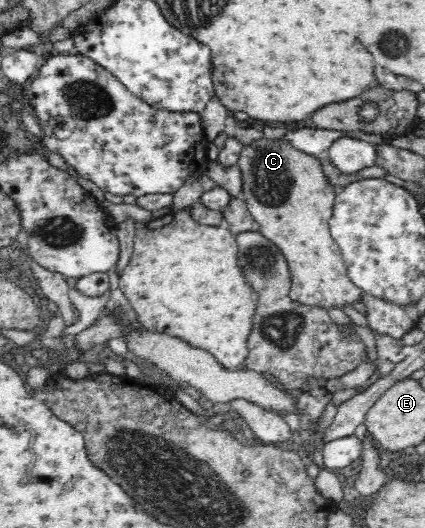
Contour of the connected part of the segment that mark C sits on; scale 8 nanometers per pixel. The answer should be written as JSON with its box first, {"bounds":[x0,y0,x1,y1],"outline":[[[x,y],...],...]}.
{"bounds":[238,138,361,309],"outline":[[[260,138],[241,149],[238,165],[242,170],[243,201],[249,212],[259,223],[260,233],[276,244],[287,262],[288,287],[290,297],[303,305],[329,309],[342,308],[361,299],[361,291],[349,277],[346,264],[337,243],[330,234],[329,218],[338,188],[327,181],[323,173],[321,157],[309,155],[291,145],[287,139]]]}

